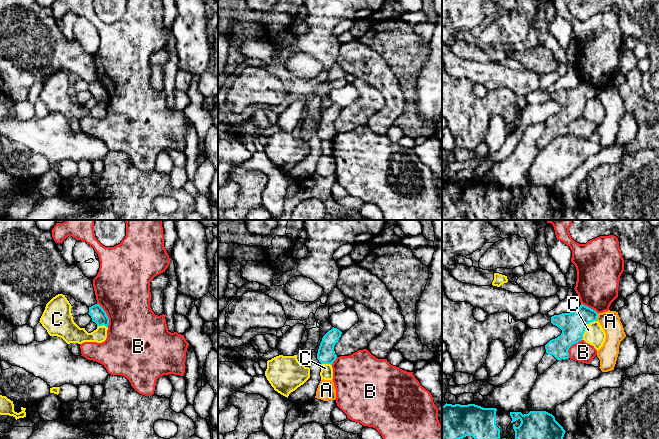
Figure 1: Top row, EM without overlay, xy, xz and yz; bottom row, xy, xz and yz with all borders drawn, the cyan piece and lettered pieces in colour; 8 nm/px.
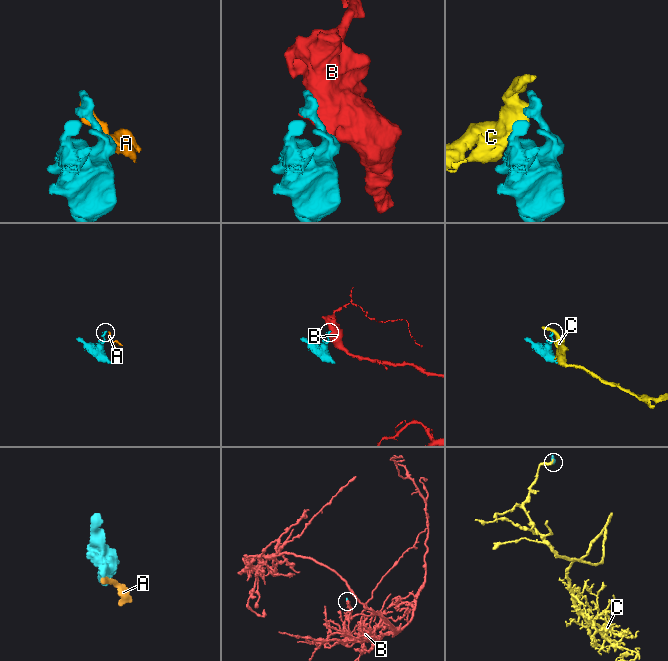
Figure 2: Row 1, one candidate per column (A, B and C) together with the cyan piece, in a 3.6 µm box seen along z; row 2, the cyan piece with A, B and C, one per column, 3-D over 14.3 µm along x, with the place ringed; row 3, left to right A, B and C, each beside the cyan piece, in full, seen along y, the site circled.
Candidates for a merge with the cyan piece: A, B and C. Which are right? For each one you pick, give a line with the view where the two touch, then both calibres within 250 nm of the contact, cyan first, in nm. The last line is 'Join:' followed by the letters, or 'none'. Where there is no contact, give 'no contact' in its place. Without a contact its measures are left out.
Join: none

